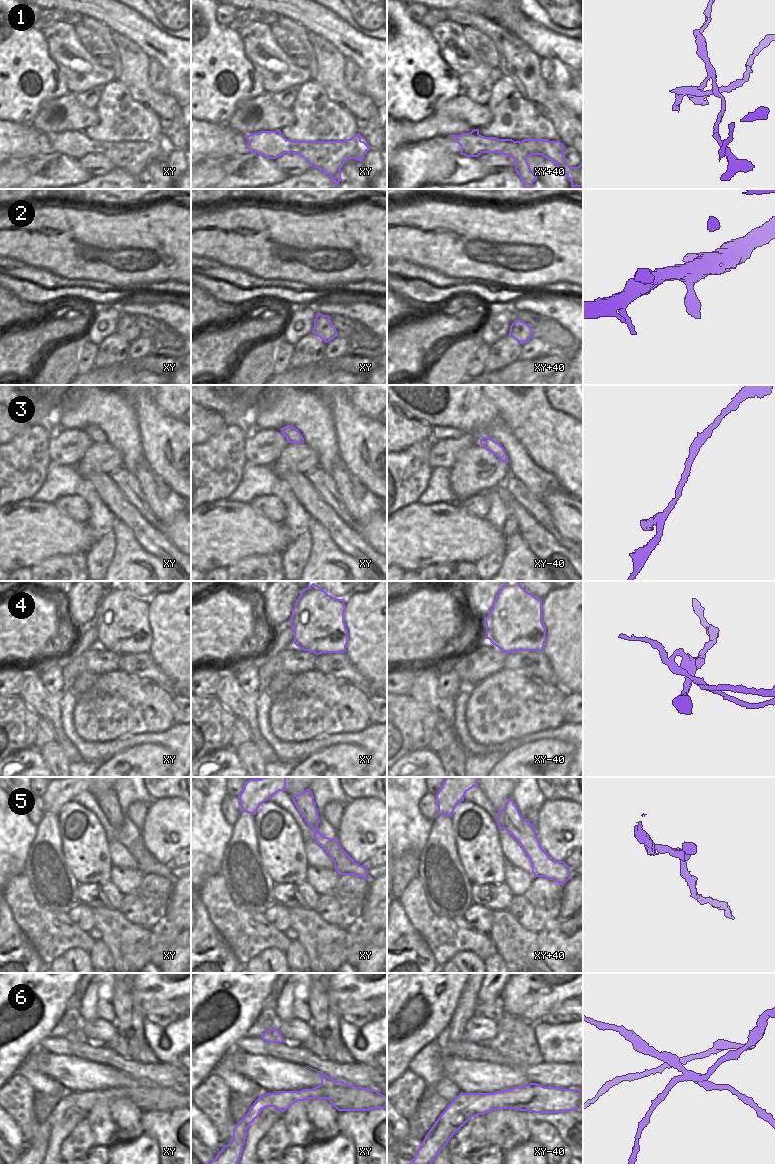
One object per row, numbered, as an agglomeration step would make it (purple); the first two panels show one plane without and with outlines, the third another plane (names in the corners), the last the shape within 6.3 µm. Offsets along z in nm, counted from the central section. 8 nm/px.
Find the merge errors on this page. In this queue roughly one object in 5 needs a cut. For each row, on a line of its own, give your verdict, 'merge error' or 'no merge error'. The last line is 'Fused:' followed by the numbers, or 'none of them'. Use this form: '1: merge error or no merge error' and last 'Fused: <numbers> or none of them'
1: merge error
2: no merge error
3: no merge error
4: merge error
5: no merge error
6: merge error
Fused: 1, 4, 6

